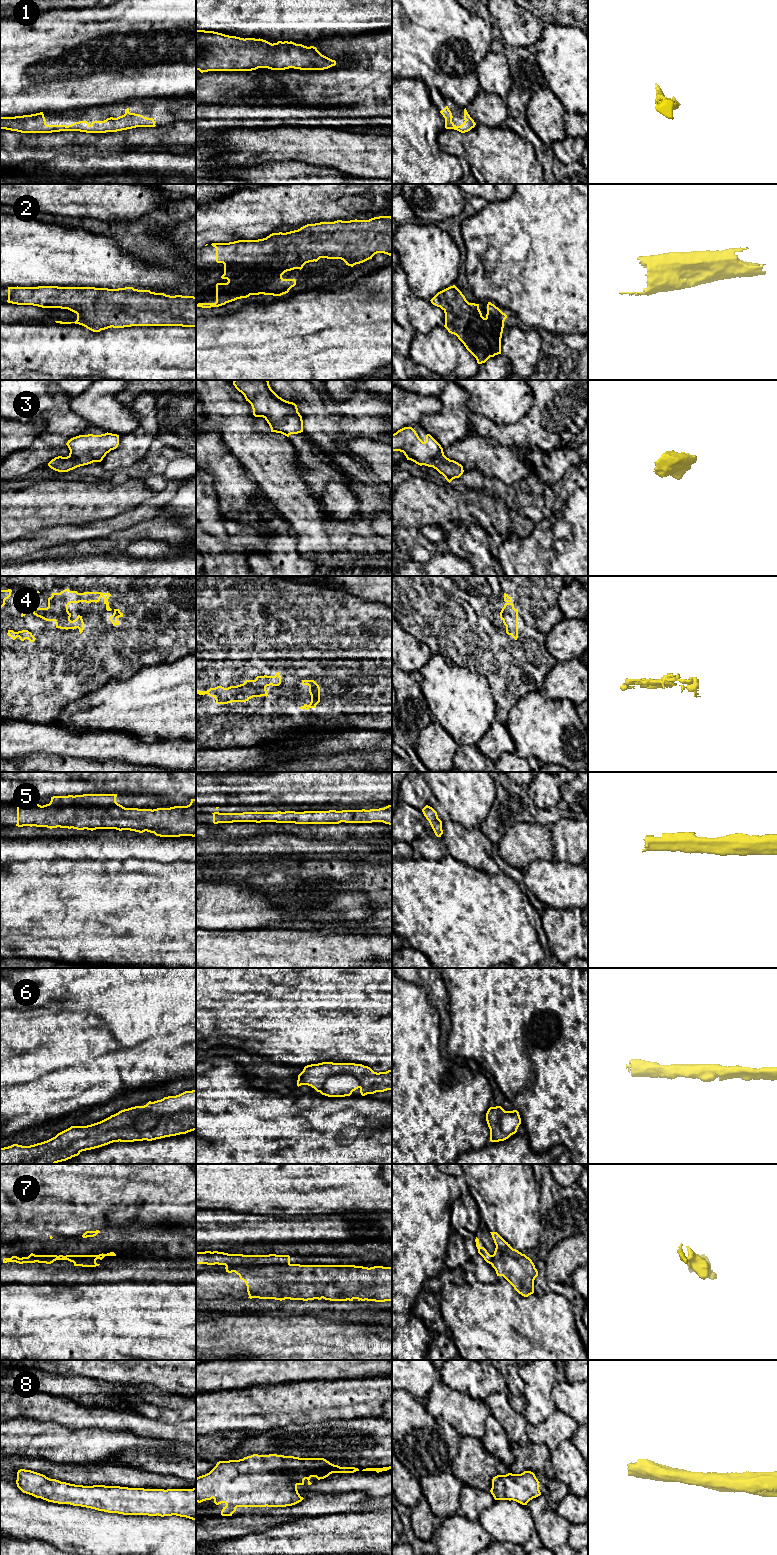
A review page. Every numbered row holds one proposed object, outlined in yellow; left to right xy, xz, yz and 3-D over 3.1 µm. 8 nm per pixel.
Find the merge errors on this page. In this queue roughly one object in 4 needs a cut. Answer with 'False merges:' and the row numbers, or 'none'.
False merges: 7

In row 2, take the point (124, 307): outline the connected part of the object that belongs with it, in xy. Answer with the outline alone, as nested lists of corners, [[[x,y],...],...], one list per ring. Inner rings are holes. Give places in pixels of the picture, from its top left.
[[[8,287],[8,303],[33,305],[42,308],[68,309],[77,314],[75,322],[55,321],[60,324],[79,324],[93,332],[108,328],[131,326],[196,327],[196,297],[155,293],[133,287],[118,289],[95,287]]]

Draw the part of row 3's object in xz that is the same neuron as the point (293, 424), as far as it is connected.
[[[234,380],[233,385],[251,404],[253,415],[267,421],[271,432],[287,437],[303,432],[303,420],[297,405],[279,397],[268,380]]]

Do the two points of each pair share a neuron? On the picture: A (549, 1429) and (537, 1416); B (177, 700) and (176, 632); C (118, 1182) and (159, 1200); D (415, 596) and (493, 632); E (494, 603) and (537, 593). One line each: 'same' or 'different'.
A: different
B: different
C: same
D: same
E: same

